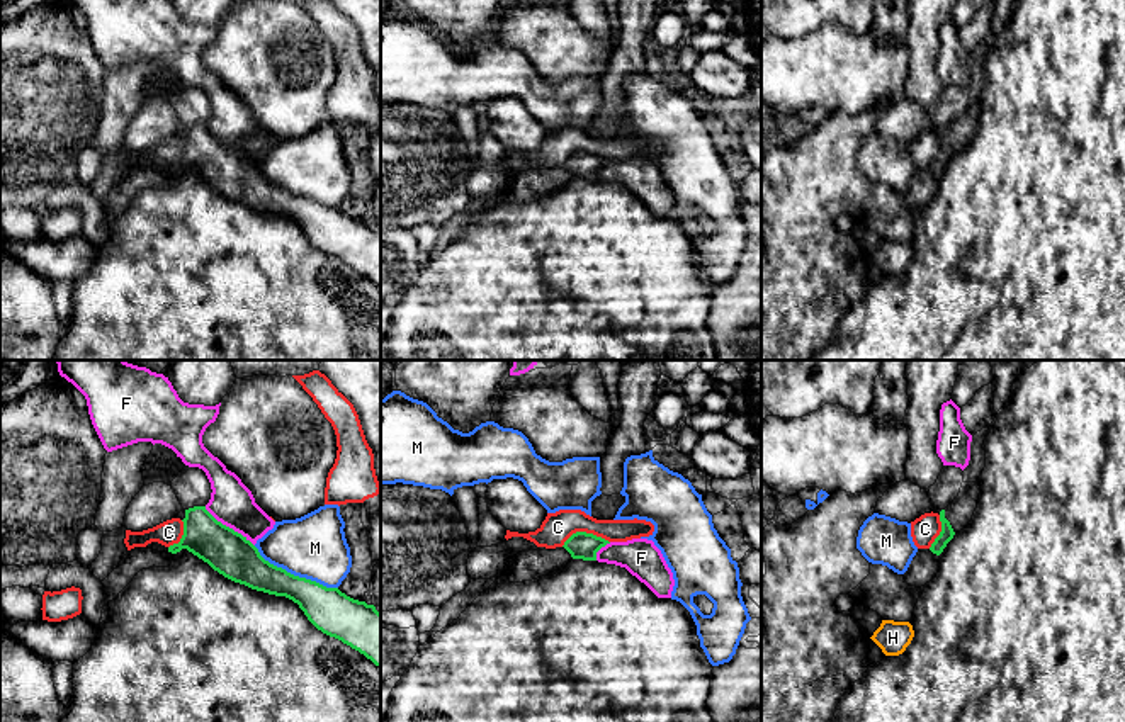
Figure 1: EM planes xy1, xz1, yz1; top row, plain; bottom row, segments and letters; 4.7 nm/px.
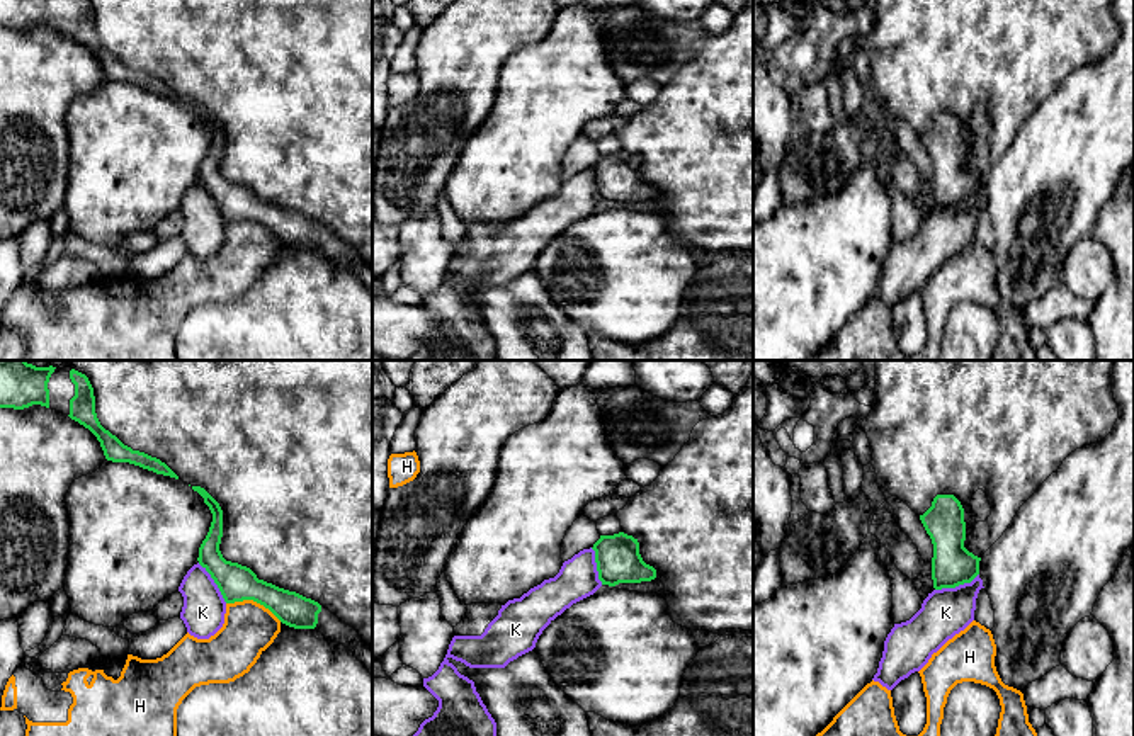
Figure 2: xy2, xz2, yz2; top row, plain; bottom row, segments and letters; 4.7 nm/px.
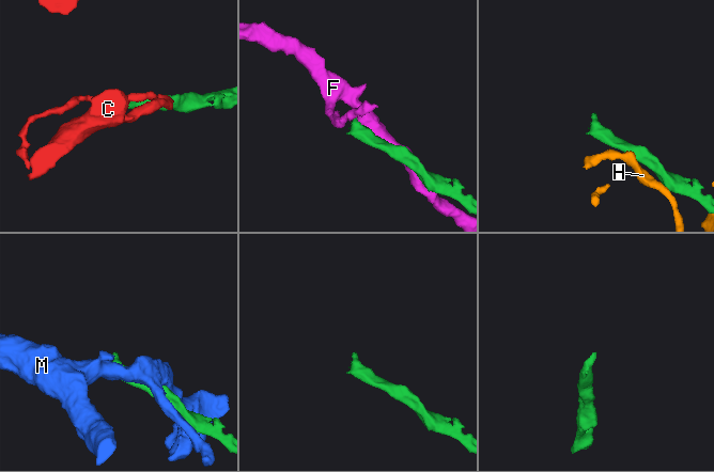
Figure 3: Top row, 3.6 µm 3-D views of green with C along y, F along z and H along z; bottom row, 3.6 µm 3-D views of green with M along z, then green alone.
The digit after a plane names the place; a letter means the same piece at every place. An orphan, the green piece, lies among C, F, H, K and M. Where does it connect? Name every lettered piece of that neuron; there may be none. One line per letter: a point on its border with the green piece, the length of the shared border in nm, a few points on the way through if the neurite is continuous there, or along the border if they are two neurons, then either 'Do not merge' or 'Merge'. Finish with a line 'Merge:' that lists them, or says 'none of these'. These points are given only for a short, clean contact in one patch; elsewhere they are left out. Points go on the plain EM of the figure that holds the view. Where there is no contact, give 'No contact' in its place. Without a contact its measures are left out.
C: Touches green at xz1 (585, 152). Shared border 240 nm. Boundary: xz1 (609, 160), (575, 152), (561, 165). Do not merge
F: Touches green at xy1 (228, 146). Shared border 300 nm. Do not merge
H: Touches green at xy2 (254, 220). Shared border 280 nm. Boundary: xy2 (226, 221), (255, 220), (281, 240). Do not merge
K: Touches green at yz2 (956, 204). Shared border 220 nm. Boundary: yz2 (978, 192), (969, 201), (935, 209). Do not merge
M: Touches green at xy1 (293, 194). Shared border 440 nm. Do not merge
Merge: none of these

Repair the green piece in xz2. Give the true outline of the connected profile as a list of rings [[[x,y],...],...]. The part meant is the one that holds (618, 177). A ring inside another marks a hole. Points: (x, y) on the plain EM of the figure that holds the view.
[[[624,151],[600,155],[592,167],[602,204],[641,202],[656,197],[656,189],[639,173],[639,161]]]

